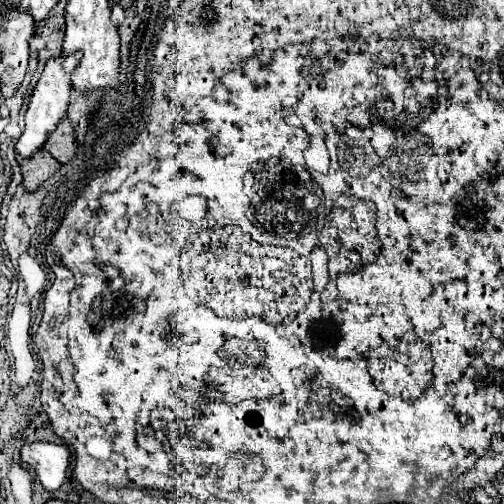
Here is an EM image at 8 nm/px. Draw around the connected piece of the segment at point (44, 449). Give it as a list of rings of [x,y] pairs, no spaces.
[[[28,443],[20,451],[22,463],[36,471],[38,481],[46,491],[56,491],[66,481],[66,471],[70,465],[70,451],[56,443]]]

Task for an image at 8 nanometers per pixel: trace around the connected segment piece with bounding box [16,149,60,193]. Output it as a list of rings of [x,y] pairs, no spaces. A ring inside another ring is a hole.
[[[46,149],[38,151],[30,159],[22,159],[20,155],[16,155],[16,159],[18,159],[18,165],[22,169],[22,177],[24,177],[22,185],[30,193],[36,191],[36,189],[40,189],[42,183],[60,169],[60,163]]]

